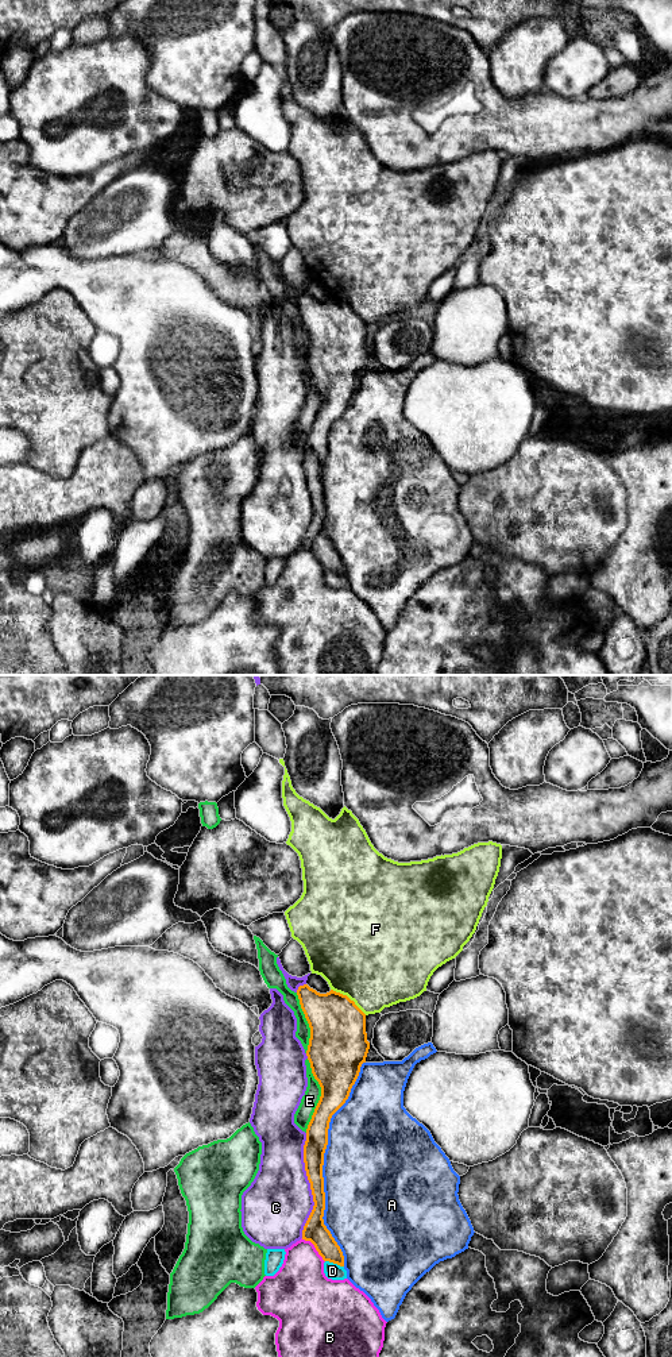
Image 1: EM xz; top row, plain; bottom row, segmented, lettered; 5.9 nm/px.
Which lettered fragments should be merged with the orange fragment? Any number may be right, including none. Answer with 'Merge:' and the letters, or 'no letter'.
Merge: no letter

